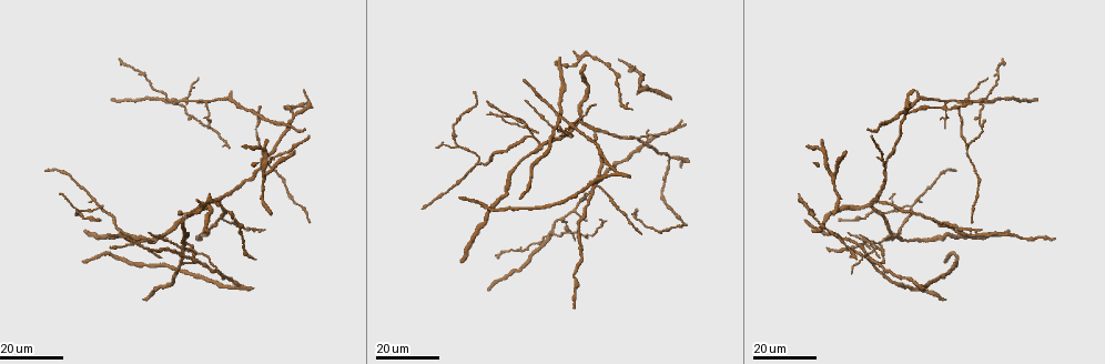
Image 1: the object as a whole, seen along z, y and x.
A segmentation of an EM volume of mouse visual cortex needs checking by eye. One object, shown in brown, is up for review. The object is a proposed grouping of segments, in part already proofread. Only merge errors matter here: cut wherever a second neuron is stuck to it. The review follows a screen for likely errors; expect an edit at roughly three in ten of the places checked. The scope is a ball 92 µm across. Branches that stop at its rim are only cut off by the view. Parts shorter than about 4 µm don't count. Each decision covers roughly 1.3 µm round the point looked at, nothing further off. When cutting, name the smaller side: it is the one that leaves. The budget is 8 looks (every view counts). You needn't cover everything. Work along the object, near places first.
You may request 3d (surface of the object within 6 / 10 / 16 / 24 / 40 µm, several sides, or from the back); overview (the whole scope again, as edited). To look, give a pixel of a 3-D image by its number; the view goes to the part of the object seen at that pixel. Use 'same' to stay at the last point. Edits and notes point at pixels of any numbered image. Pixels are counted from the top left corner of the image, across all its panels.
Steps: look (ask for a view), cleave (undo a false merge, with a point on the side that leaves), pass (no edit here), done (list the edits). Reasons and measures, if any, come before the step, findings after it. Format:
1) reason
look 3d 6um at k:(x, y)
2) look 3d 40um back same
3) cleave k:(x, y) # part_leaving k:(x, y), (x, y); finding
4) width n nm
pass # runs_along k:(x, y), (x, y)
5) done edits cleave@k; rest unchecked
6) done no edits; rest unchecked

three-way junction
look 3d 24um at 1:(457, 145)

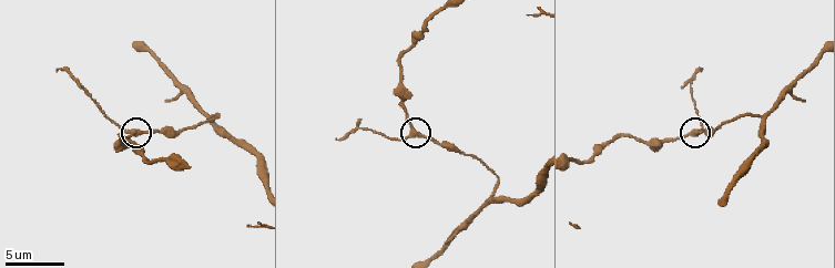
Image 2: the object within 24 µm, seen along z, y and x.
look 3d 6um at 2:(410, 135)

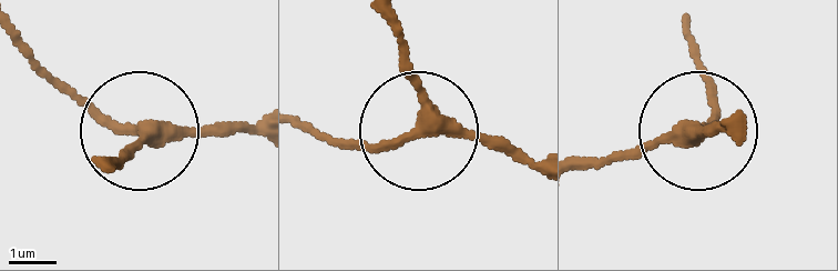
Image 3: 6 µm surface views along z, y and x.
width 270 nm
pass # runs_along 3:(738, 124), (695, 124), (718, 101), (706, 69); all the same neuron

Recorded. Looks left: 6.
four arms meet
look 3d 24um at 1:(137, 241)

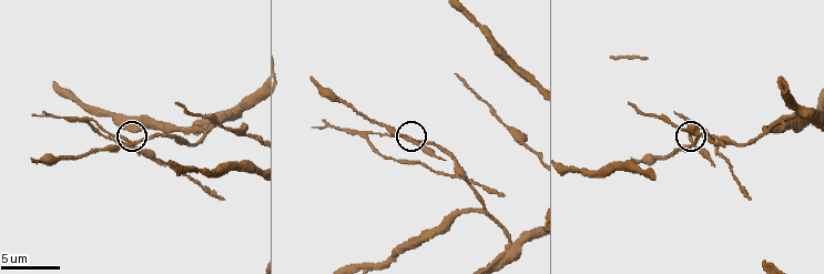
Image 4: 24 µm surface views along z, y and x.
zoom in
look 3d 10um at 4:(129, 142)

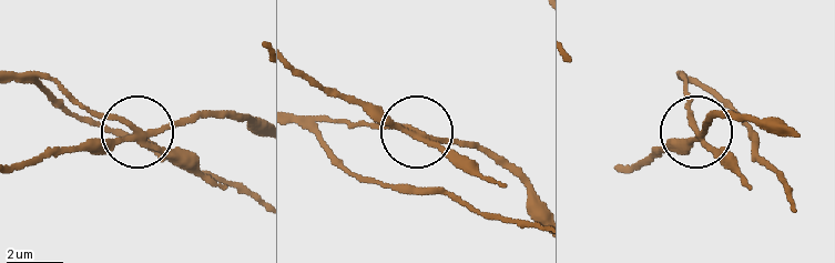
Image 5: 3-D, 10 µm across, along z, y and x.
cleave 5:(98, 118) # part_leaving 5:(416, 130), (333, 122), (321, 137), (362, 175), (533, 223); two neurons meet here

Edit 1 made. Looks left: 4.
three arms meet
look 3d 16um at 1:(558, 124)

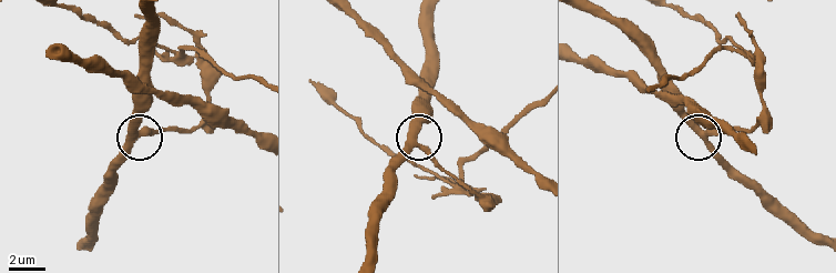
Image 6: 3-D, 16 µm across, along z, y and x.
closer look
look 3d 10um at 6:(136, 137)

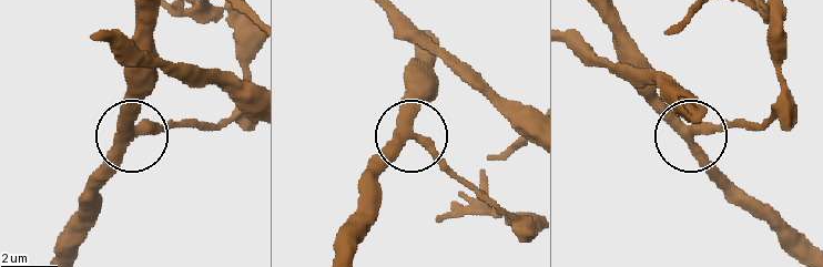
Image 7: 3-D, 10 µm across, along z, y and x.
side_arm 29 um
pass # continuous, no second neuron

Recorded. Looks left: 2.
done edits cleave@5; rest unchecked

